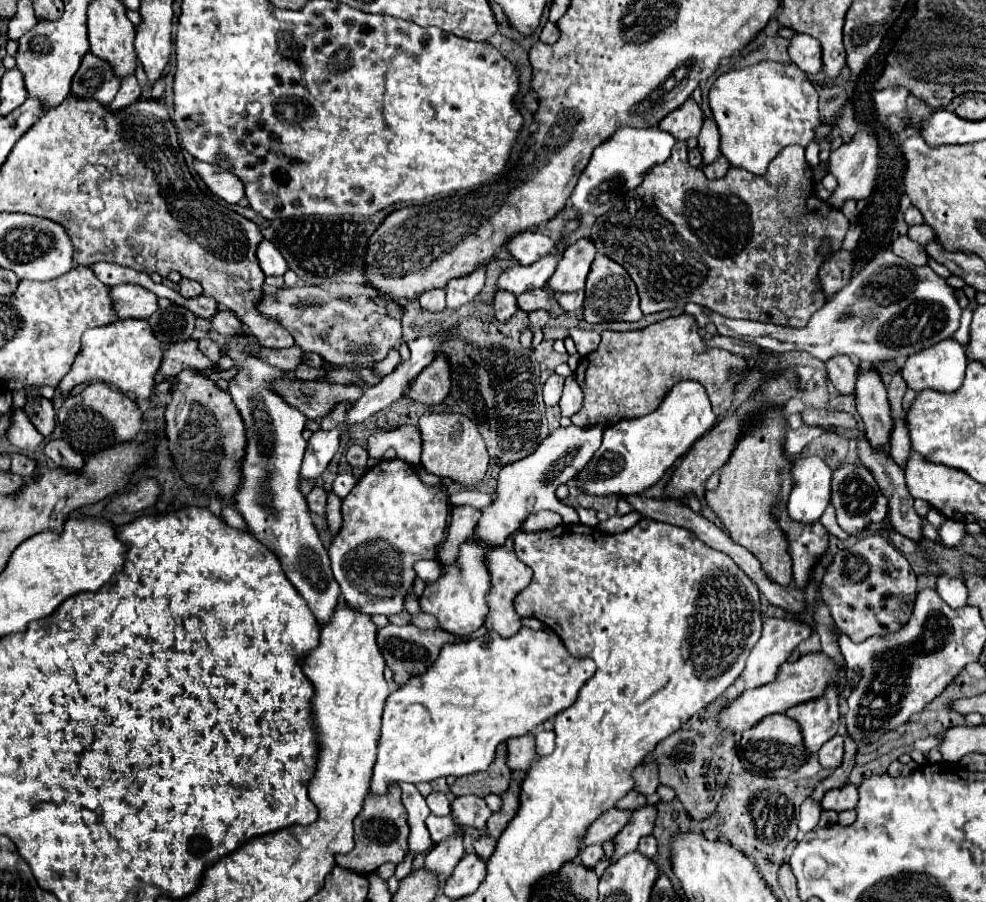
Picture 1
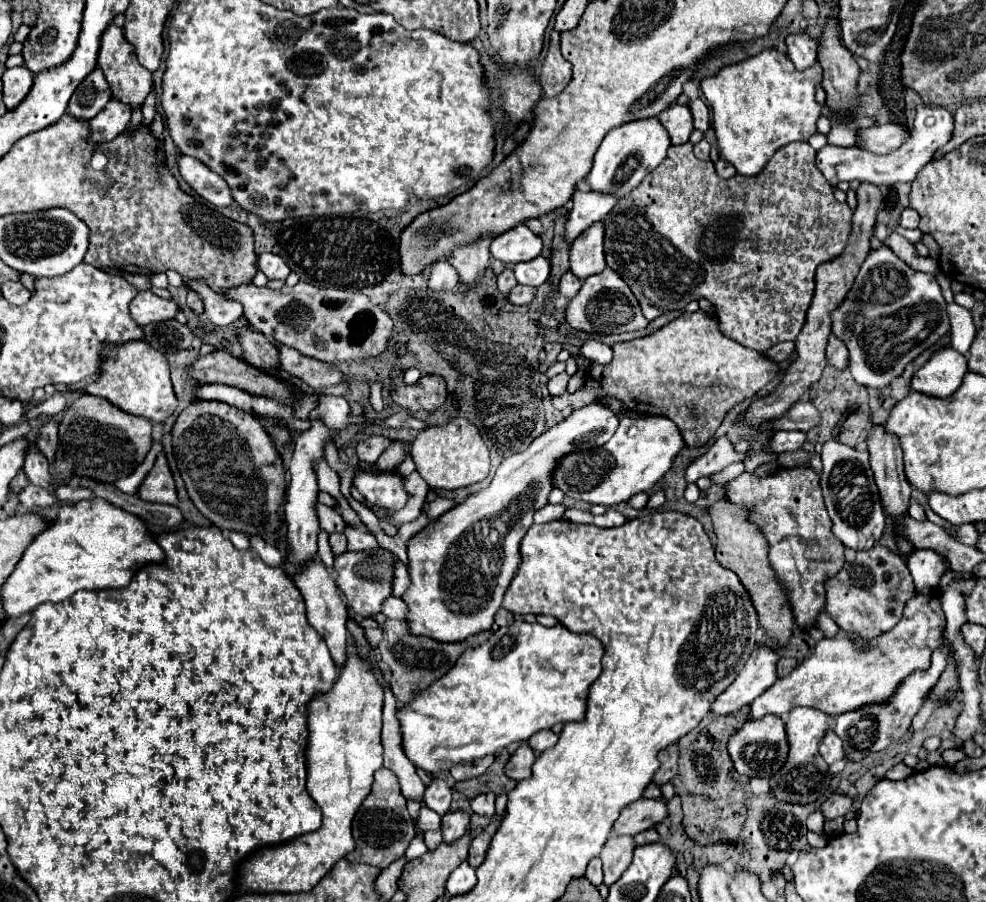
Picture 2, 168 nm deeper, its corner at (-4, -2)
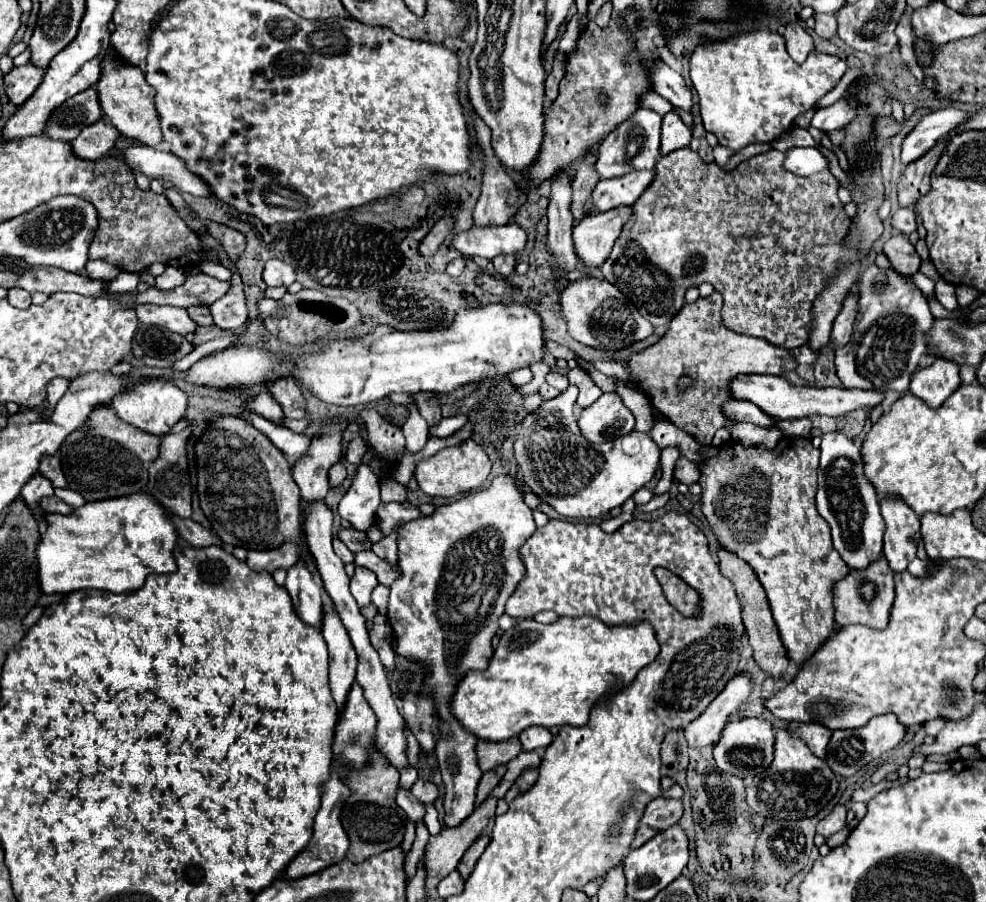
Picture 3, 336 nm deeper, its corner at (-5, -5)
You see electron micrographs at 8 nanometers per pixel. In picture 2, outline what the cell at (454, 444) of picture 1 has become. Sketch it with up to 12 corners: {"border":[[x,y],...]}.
{"border":[[463,418],[421,430],[411,456],[433,490],[489,474],[479,428]]}

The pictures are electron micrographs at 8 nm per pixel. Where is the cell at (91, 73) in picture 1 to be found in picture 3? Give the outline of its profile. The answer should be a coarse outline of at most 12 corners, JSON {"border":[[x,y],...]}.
{"border":[[90,87],[56,107],[42,135],[74,141],[102,109]]}

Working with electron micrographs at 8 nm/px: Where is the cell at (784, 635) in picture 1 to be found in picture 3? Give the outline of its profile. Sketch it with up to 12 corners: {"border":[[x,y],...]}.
{"border":[[734,677],[684,727],[688,747],[714,745],[730,715],[752,691]]}

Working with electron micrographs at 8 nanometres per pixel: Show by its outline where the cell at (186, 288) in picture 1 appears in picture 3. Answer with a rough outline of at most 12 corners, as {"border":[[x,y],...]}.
{"border":[[188,307],[190,315],[202,327],[214,325],[208,307]]}

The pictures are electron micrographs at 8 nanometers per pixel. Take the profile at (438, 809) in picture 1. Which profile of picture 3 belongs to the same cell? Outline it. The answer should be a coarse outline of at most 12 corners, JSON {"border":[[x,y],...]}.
{"border":[[418,779],[412,795],[422,803],[434,803],[438,789],[430,781]]}

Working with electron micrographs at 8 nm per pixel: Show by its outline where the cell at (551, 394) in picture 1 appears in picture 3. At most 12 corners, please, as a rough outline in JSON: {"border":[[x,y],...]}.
{"border":[[550,371],[546,383],[564,391],[568,379],[564,375]]}

